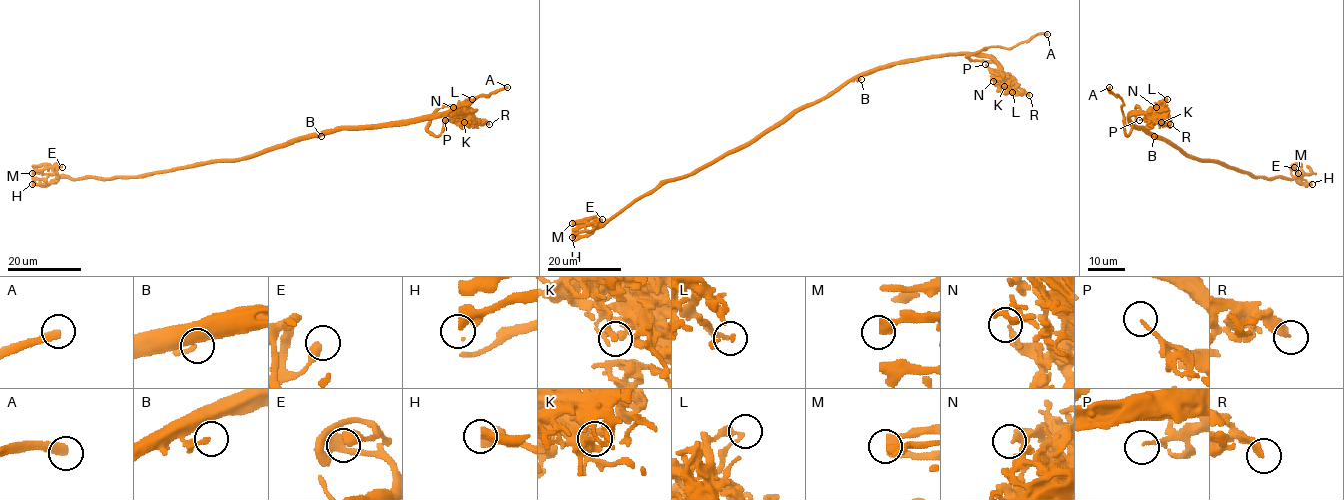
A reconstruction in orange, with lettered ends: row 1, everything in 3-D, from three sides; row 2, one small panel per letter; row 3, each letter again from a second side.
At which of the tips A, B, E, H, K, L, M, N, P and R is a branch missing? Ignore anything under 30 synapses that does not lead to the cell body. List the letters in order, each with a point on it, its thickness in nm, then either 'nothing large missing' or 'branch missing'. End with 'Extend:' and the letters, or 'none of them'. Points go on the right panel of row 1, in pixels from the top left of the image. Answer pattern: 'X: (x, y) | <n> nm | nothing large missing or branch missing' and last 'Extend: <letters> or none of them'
A: (1109, 87) | 320 nm | branch missing
B: (1154, 136) | 200 nm | nothing large missing
E: (1294, 167) | 440 nm | nothing large missing
H: (1312, 184) | 420 nm | nothing large missing
K: (1161, 122) | 220 nm | nothing large missing
L: (1167, 99) | 170 nm | nothing large missing
M: (1298, 173) | 400 nm | nothing large missing
N: (1156, 107) | 150 nm | nothing large missing
P: (1139, 120) | 140 nm | nothing large missing
R: (1170, 124) | 240 nm | nothing large missing
Extend: A

